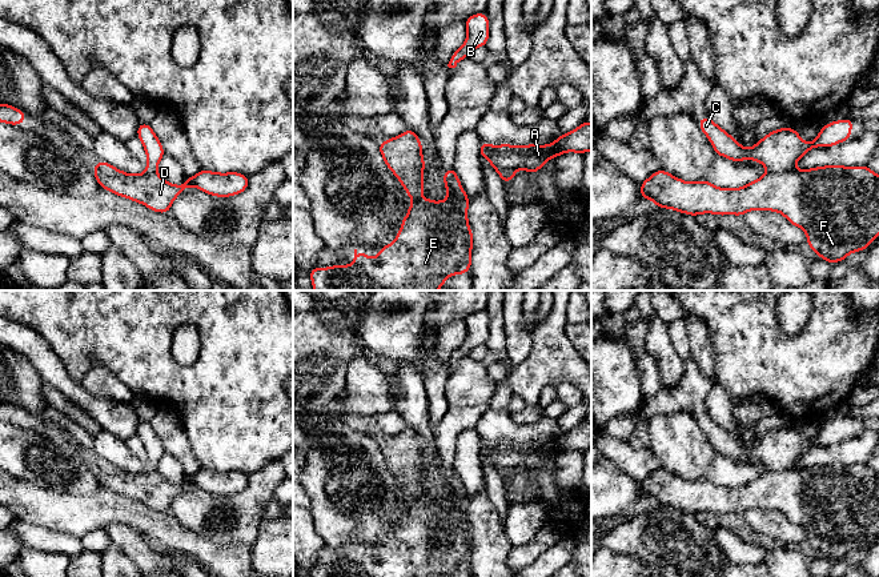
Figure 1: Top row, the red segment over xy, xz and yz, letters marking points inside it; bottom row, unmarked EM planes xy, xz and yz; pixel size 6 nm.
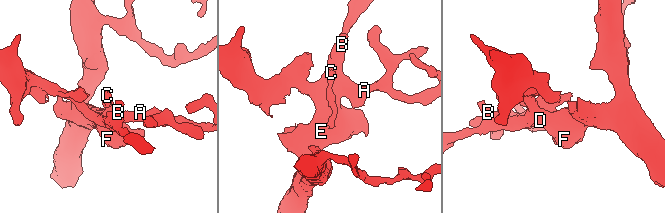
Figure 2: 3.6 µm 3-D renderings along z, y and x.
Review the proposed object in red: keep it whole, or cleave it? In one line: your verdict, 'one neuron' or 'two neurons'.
two neurons

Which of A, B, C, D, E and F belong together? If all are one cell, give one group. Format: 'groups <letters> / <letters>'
groups A B D E F / C

